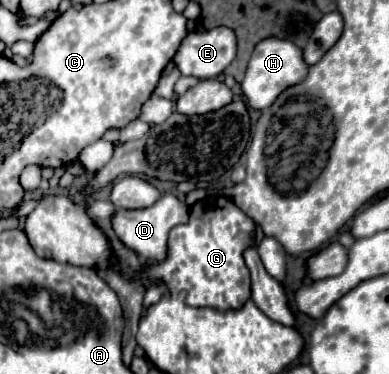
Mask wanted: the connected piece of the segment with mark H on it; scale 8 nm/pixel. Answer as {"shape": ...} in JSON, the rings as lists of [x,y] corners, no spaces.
{"shape":[[[264,38],[262,42],[256,44],[256,48],[252,50],[248,68],[246,68],[246,76],[244,76],[242,84],[240,84],[242,94],[244,94],[250,108],[254,108],[254,110],[270,108],[272,102],[276,100],[276,96],[284,88],[304,80],[304,76],[308,72],[308,66],[304,64],[300,52],[302,50],[296,44],[292,44],[290,40],[280,40],[280,38]]]}

